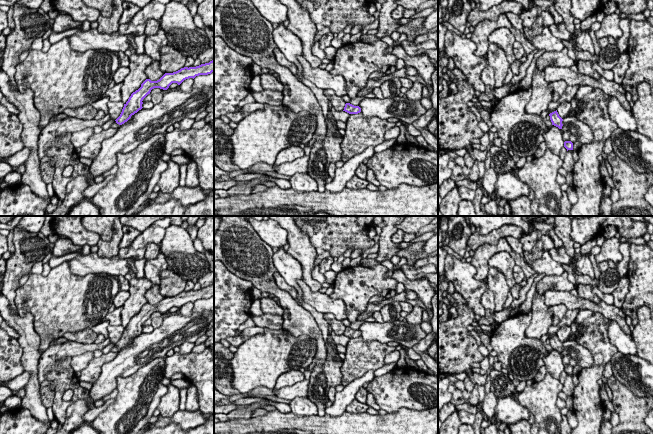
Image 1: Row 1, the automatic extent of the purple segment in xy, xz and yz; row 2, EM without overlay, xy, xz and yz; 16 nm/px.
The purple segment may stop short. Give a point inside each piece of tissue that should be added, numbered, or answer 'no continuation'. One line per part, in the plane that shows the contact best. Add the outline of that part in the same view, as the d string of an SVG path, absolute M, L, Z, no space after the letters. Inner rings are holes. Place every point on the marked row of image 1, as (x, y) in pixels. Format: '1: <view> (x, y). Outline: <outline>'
no continuation

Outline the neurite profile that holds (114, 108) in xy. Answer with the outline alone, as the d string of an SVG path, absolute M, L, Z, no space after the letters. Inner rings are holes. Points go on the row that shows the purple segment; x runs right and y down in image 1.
M109 101L107 103L107 106L110 119L115 121L120 116L122 109L124 107L124 103L122 101L118 102Z

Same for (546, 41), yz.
M545 27L540 35L535 36L531 44L535 46L536 49L542 49L547 52L561 51L564 48L562 40L553 36L549 27Z

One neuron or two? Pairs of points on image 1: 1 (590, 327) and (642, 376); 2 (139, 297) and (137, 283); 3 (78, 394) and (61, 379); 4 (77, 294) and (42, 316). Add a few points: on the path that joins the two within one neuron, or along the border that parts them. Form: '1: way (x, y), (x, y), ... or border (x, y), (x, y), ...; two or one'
1: border (617, 351), (609, 360); two
2: way (137, 294), (137, 286); one
3: way (76, 389), (66, 379); one
4: way (68, 302), (61, 302), (51, 312); one

